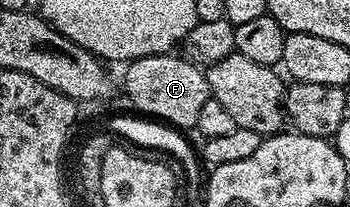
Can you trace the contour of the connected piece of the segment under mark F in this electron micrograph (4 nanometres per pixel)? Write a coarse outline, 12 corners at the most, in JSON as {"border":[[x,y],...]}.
{"border":[[178,54],[126,68],[143,117],[197,129],[211,100],[205,71]]}

